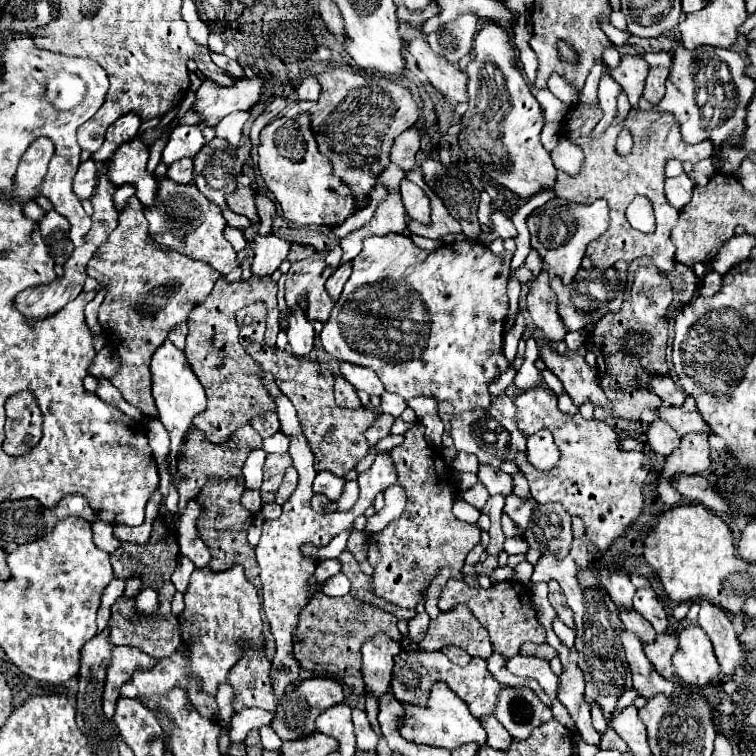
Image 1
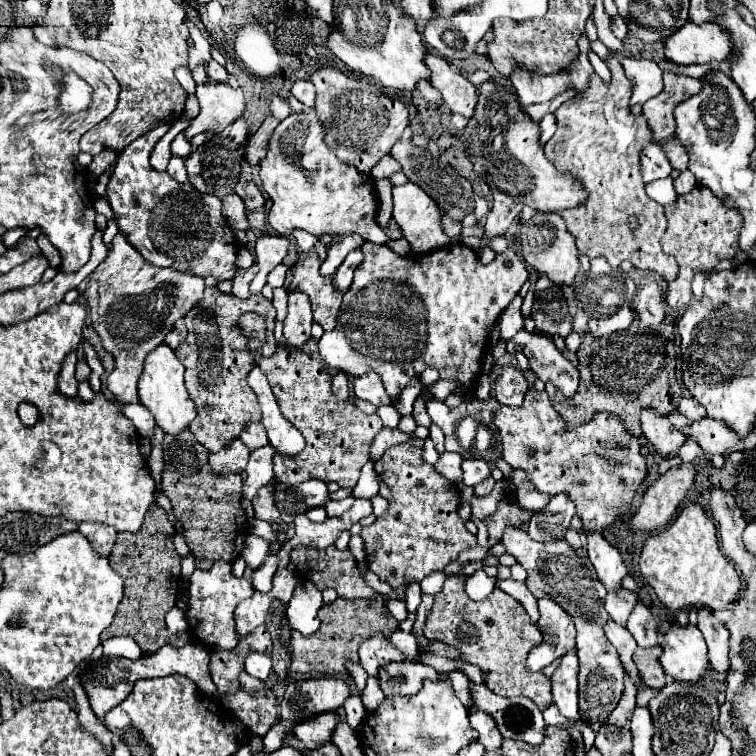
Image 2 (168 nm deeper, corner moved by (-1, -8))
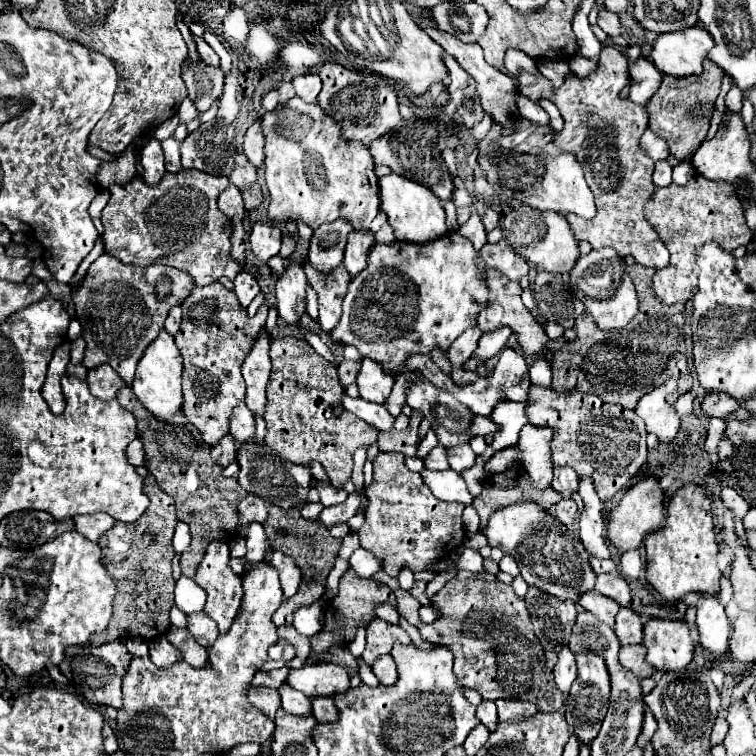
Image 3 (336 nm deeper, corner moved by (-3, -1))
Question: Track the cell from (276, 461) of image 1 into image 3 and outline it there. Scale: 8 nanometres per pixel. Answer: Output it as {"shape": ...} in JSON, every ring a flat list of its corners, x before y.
{"shape":[[247,494,237,504,237,516,239,516,241,528,247,528,251,522,259,522,261,524,267,518,267,506,265,506,265,502,259,496]]}

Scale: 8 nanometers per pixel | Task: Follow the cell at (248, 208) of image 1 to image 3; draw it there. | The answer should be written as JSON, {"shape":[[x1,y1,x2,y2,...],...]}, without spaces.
{"shape":[[229,184,217,198,217,204,219,204,219,210,229,216,235,224,241,224,243,222,243,216,245,216,245,208,243,208,243,198,241,198,241,192,237,186]]}

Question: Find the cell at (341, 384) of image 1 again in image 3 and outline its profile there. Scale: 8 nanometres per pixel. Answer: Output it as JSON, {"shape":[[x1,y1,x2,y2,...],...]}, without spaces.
{"shape":[[343,360,341,364,339,364,339,382,341,382,341,386,349,386,349,384,353,384,355,380,357,380,357,372,359,372,359,366,361,366,361,360,359,362,351,362,351,360]]}

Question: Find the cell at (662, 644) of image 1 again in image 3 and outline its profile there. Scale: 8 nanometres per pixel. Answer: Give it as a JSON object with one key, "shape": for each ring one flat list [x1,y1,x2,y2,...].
{"shape":[[635,644,635,646,625,646,619,650,619,664,625,670,631,670,637,678,649,678,655,674,655,670,645,662,645,646]]}

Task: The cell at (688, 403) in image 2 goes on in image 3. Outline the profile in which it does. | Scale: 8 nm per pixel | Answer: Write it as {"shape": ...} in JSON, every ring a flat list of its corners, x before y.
{"shape":[[707,394,707,398,703,400,703,412,709,416,717,416,717,418,727,418,731,416,735,410,741,408,743,402,735,402,735,398,727,396,727,394]]}

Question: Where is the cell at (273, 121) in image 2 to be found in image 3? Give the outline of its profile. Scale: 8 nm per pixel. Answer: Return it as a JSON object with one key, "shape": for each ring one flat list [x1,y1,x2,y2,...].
{"shape":[[255,122,245,132,245,140,243,140,243,152,255,168,259,168,263,164,263,140,265,140,265,136,261,132,261,124]]}

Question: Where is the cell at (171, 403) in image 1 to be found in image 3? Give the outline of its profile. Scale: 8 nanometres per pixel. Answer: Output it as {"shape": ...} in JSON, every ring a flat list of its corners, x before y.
{"shape":[[161,330,159,336,151,342,151,346,147,346,143,358,139,360,131,390,151,414,163,416,163,418,173,416,173,414,177,414,181,410,181,404,183,404,181,370,183,370,183,362,181,362,181,354,179,354,179,350,175,346,173,336,167,334,165,330]]}

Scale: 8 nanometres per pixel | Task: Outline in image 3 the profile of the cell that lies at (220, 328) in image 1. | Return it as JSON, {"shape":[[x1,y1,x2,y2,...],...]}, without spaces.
{"shape":[[215,282,205,288,195,288,181,304,183,322,175,336,183,356,183,406,181,412,199,430,207,446,215,446,229,432,231,410,245,398,245,382,241,364,251,350,253,338,247,338,241,328,247,324,243,310,231,290]]}

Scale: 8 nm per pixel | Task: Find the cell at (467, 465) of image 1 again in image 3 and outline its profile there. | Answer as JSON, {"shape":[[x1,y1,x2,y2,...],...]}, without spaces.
{"shape":[[435,446,435,448,423,458,423,464,425,464,427,470,447,470,449,464,447,464,445,448,443,448,443,446]]}

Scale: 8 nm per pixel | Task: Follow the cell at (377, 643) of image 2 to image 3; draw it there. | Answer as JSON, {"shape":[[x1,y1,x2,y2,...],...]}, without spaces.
{"shape":[[373,618,367,626,367,648,361,658,367,664,373,664,379,656,389,654,395,642,409,644,411,638,407,636,407,632,399,624,389,624,381,618]]}

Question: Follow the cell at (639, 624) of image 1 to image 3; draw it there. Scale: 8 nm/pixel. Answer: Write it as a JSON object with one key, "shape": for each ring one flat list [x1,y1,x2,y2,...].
{"shape":[[617,570,607,572,607,574,597,574,595,590,613,598,619,606,629,606,631,604,631,590,629,584,621,578]]}

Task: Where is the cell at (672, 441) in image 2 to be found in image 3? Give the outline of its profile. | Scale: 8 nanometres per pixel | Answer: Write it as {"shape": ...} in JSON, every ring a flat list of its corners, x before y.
{"shape":[[669,380,667,384,645,394,635,408,635,412,645,420,647,432,653,432,659,438,659,442,671,442,679,430,679,414,665,400,673,390,675,384]]}

